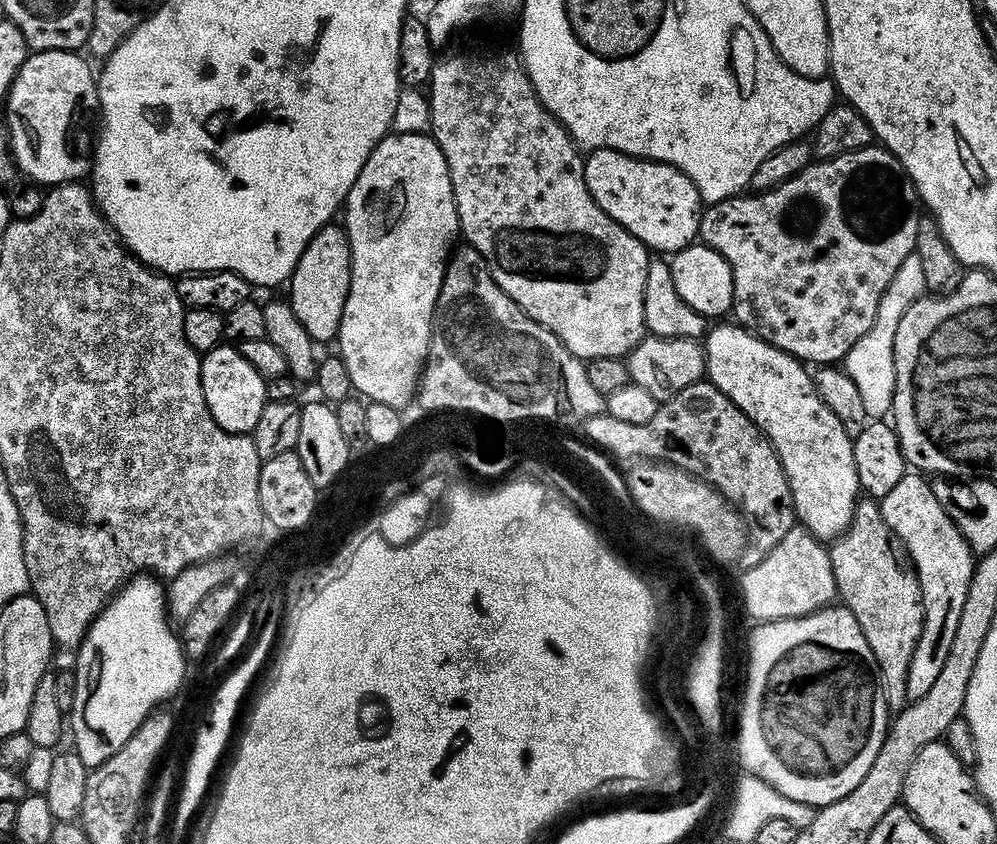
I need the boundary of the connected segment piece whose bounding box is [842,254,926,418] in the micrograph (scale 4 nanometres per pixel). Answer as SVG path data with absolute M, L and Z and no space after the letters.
M915 254L908 256L902 266L898 266L898 274L890 282L890 286L882 294L882 302L878 302L878 314L874 318L874 326L850 346L845 354L842 367L854 378L854 386L858 386L858 394L862 394L862 406L866 406L866 414L870 418L884 418L891 413L894 398L894 333L898 331L898 322L902 322L902 314L920 296L925 295L926 285L922 262L918 262Z

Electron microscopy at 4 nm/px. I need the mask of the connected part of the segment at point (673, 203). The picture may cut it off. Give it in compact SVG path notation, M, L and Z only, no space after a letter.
M598 148L587 153L584 177L594 202L598 202L598 206L602 206L614 222L641 240L645 248L657 248L660 251L657 253L671 254L697 239L702 201L694 182L690 182L690 178L686 178L686 174L679 172L674 165Z

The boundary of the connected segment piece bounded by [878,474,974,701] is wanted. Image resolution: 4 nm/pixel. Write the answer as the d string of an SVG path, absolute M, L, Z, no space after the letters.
M904 475L898 482L898 486L894 486L894 490L890 490L890 494L879 497L878 503L886 526L890 526L890 530L902 541L904 549L908 551L908 556L916 568L916 577L920 583L920 593L924 603L922 634L914 646L914 654L910 658L910 668L906 670L906 694L909 701L914 701L922 698L922 694L926 694L926 690L930 690L930 686L934 686L934 681L937 680L938 674L946 662L946 654L950 654L950 642L954 642L954 630L958 630L958 618L962 618L962 605L966 602L966 590L972 581L974 553L962 538L958 526L954 526L954 522L948 517L946 510L942 510L942 502L938 502L938 498L934 498L932 485L923 475Z

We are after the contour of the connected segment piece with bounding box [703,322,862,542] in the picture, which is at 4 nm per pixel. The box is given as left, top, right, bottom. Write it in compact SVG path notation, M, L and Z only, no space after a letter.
M728 322L717 323L720 324L717 328L716 325L709 327L703 341L704 357L708 363L707 379L722 394L726 394L726 398L730 398L730 402L734 402L734 406L750 418L750 422L758 425L772 443L772 449L778 454L790 482L797 521L819 541L831 542L851 526L856 502L862 492L854 466L853 437L848 436L842 422L834 418L834 410L822 402L813 377L807 372L809 369L801 361L735 322L724 323Z

